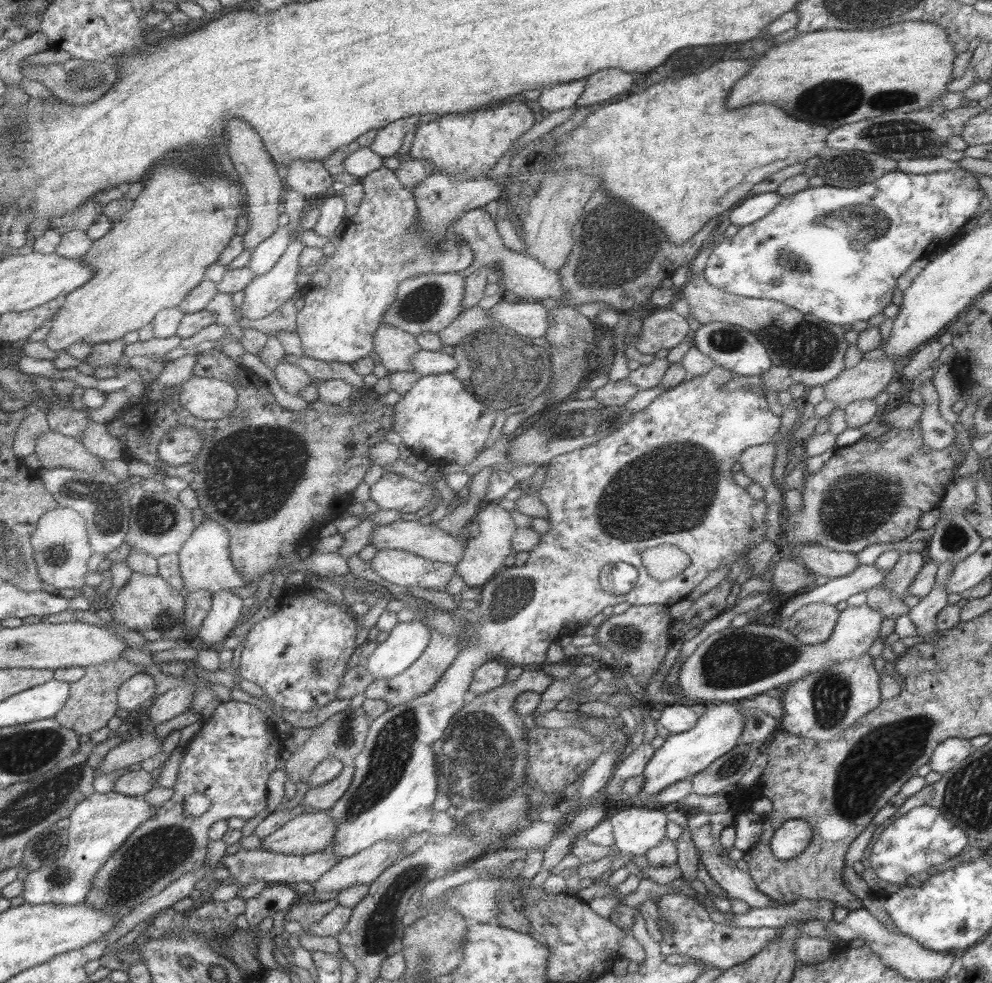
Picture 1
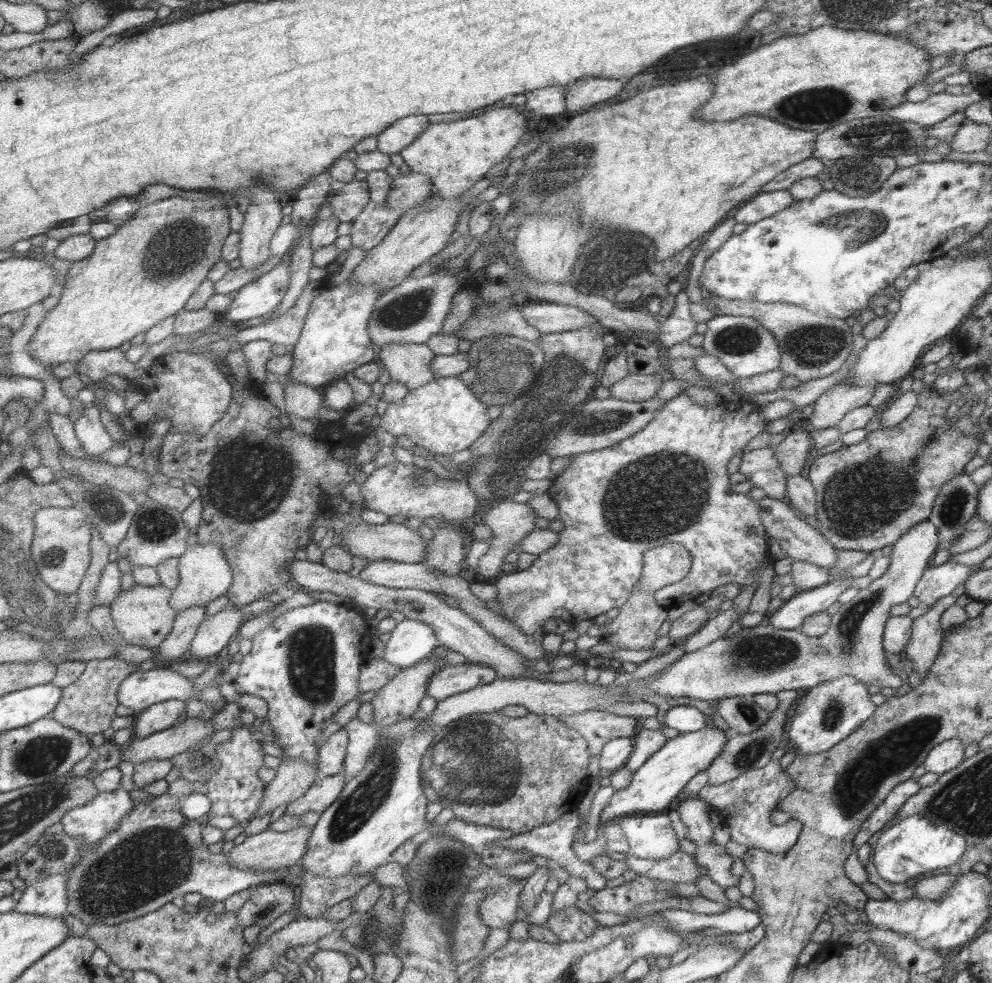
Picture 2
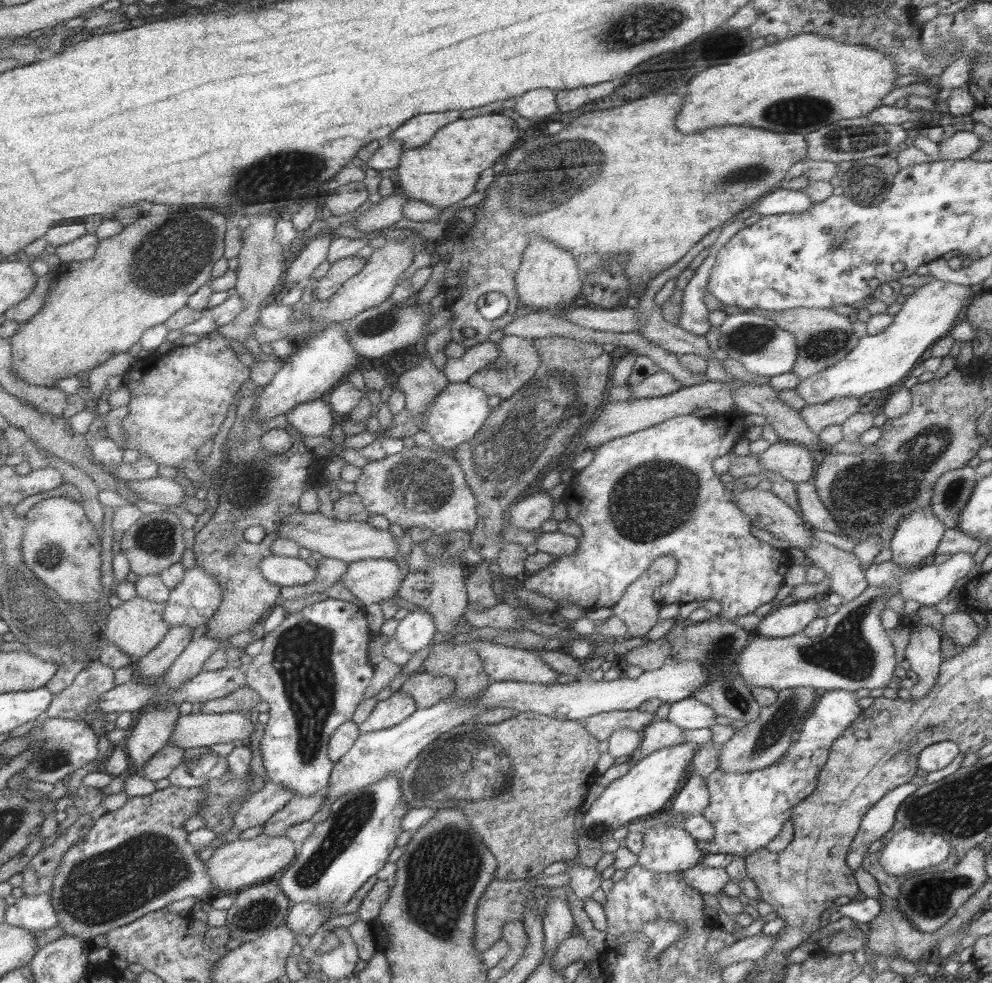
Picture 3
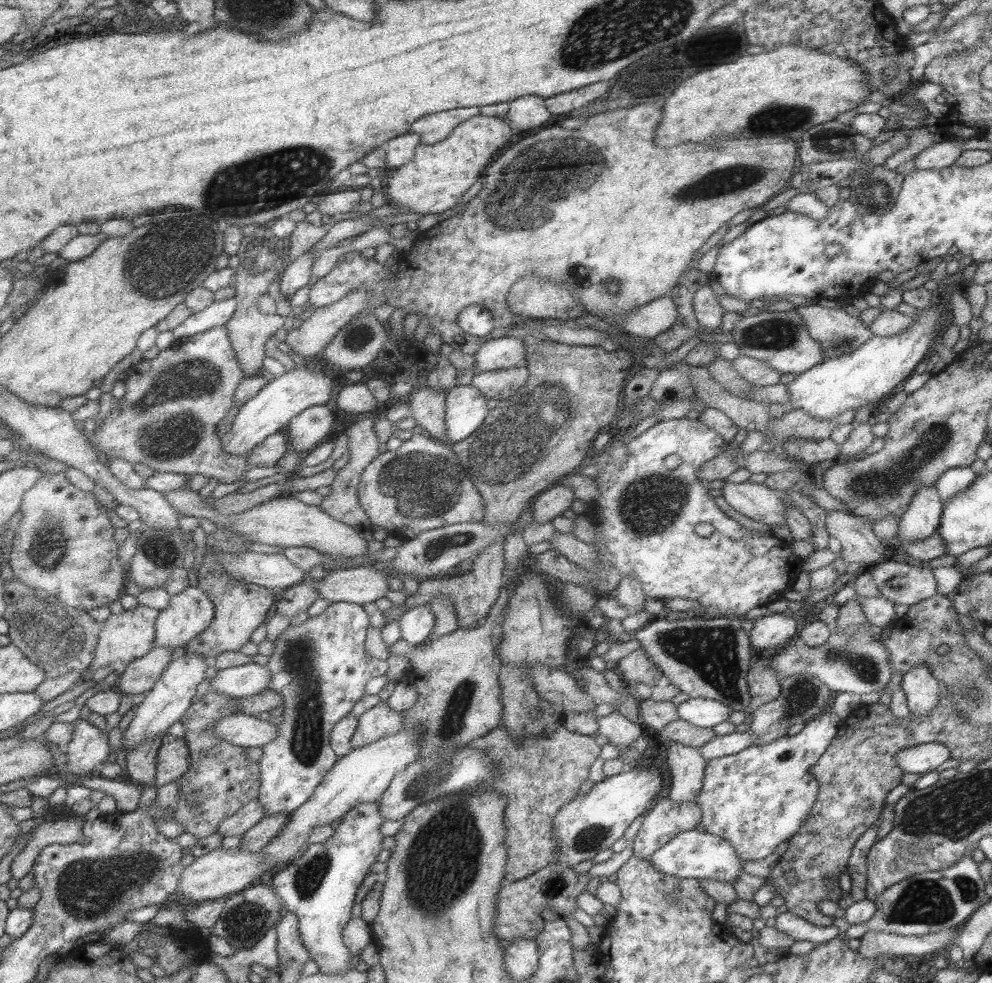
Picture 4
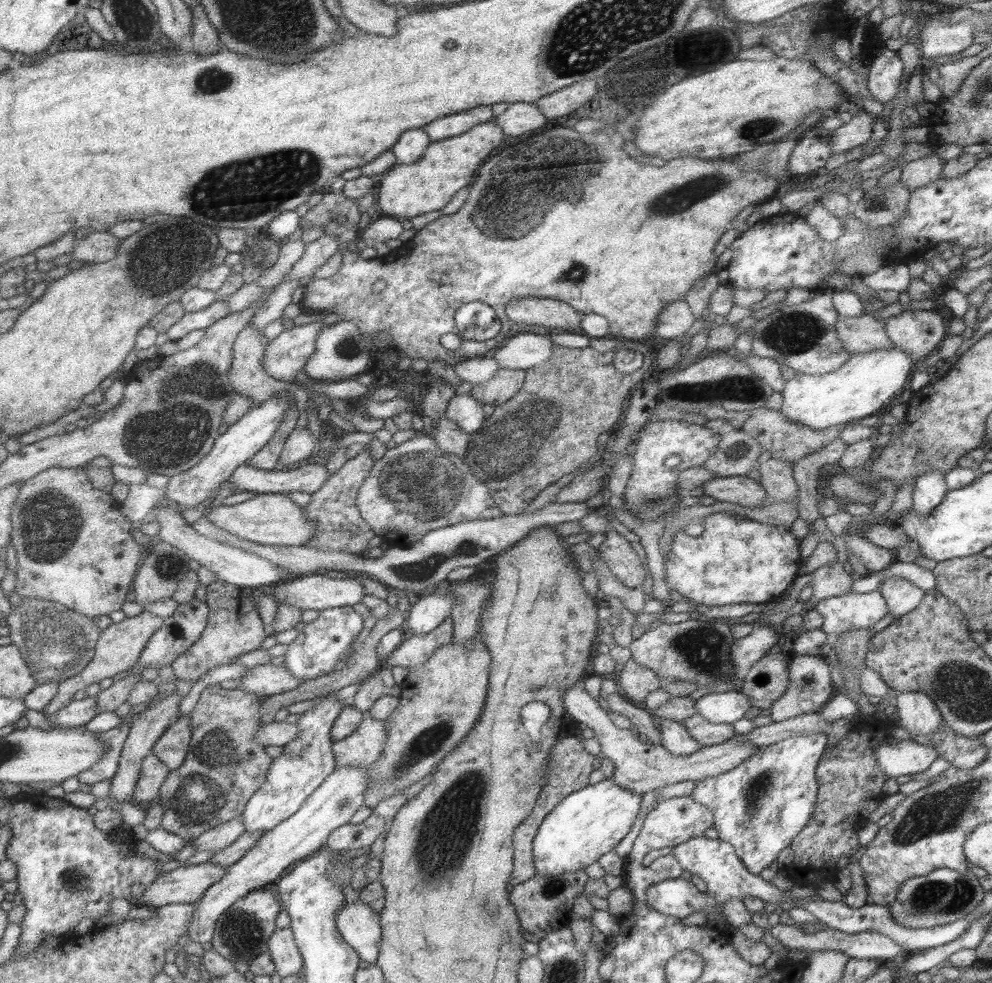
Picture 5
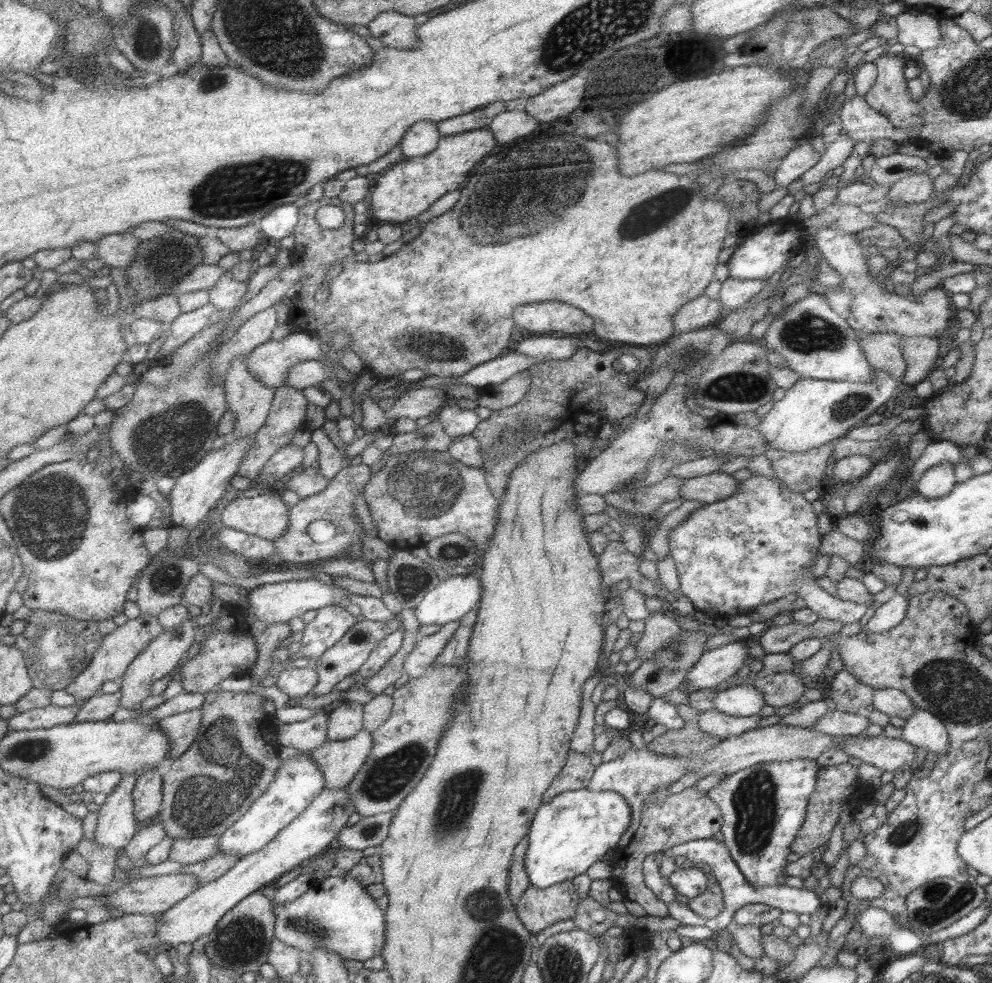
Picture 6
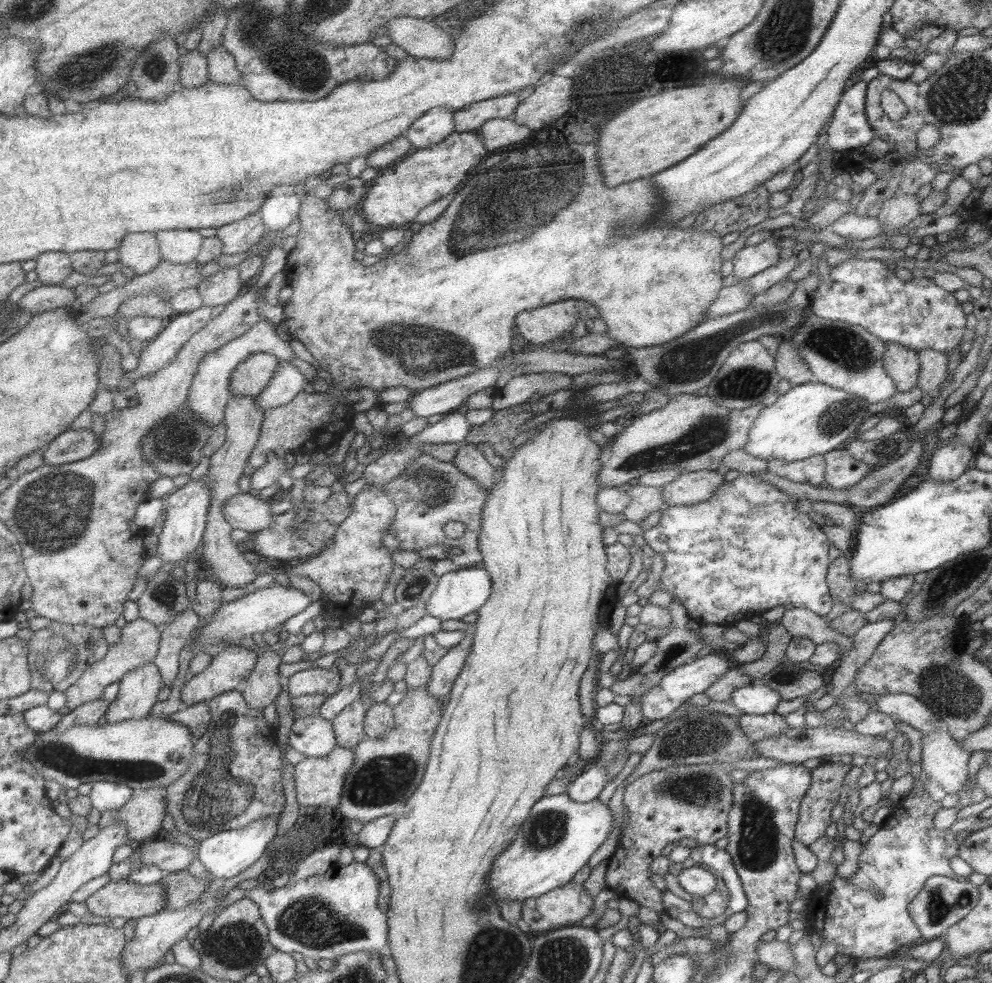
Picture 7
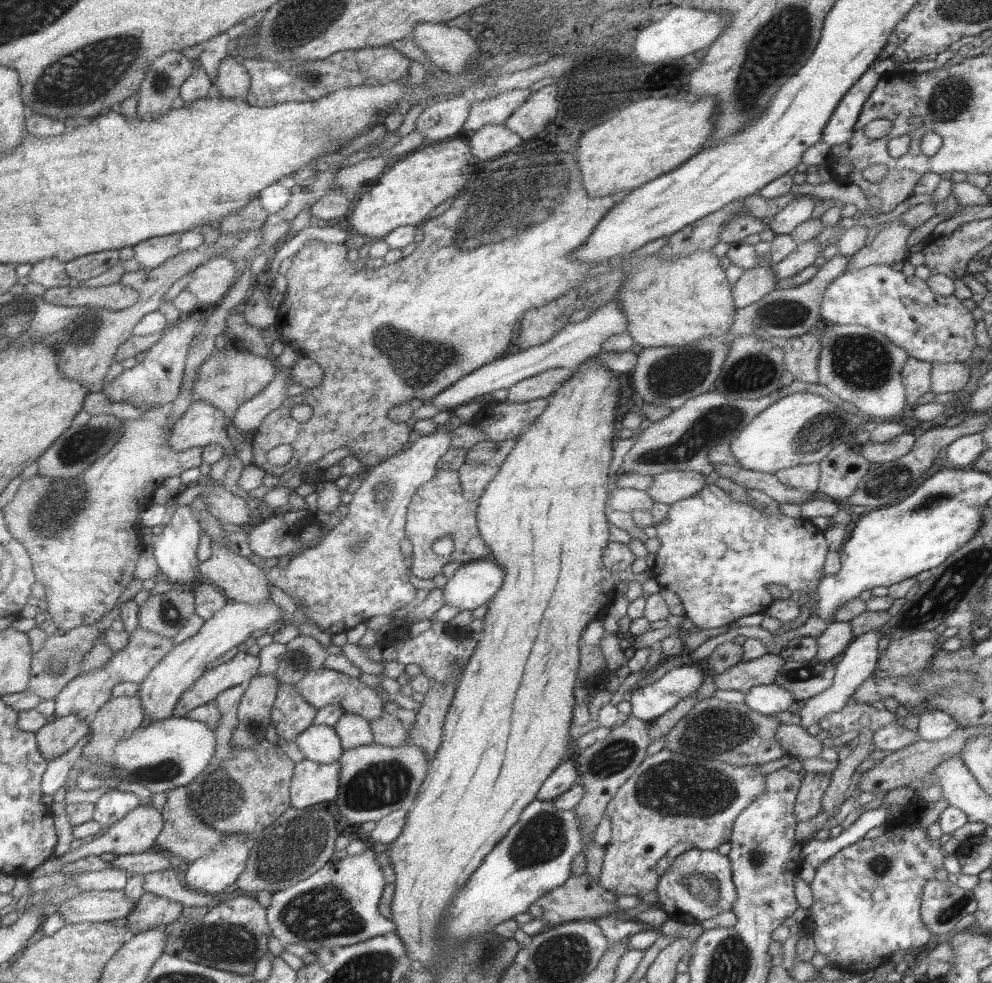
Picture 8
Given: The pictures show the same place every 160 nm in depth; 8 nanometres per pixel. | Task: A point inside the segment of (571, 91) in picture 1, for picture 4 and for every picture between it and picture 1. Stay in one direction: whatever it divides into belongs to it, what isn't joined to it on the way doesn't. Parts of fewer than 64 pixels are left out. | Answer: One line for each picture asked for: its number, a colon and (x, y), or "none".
2: (548, 101)
3: (540, 103)
4: (528, 111)

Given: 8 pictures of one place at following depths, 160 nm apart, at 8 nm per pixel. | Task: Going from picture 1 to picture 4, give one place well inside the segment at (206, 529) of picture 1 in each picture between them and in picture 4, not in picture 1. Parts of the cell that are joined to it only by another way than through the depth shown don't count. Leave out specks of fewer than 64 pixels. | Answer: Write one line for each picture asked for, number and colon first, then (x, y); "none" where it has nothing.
2: (203, 572)
3: (194, 600)
4: (189, 612)

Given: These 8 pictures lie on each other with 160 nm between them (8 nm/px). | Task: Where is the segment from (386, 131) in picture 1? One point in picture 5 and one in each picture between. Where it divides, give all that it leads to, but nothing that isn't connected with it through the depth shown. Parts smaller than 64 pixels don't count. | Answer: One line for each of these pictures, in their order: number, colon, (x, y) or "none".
2: (402, 132)
3: (415, 132)
4: (432, 128)
5: (451, 125)

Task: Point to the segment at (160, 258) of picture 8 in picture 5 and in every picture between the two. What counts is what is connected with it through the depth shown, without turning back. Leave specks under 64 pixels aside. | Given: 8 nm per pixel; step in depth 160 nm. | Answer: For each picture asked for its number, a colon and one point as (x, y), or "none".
5: (100, 246)
6: (117, 250)
7: (139, 251)

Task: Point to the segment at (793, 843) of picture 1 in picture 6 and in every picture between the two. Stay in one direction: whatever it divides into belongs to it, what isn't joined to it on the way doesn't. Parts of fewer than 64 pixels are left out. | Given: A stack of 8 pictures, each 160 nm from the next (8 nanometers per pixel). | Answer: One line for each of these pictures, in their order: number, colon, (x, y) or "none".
2: (744, 804)
3: (746, 809)
4: (755, 799)
5: (758, 807)
6: (763, 806)

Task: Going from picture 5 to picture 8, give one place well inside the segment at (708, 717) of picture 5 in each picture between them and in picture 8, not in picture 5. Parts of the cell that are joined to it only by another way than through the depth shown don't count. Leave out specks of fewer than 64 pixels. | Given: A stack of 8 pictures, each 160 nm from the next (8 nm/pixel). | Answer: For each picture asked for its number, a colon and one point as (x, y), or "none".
6: (740, 700)
7: (755, 698)
8: (767, 699)

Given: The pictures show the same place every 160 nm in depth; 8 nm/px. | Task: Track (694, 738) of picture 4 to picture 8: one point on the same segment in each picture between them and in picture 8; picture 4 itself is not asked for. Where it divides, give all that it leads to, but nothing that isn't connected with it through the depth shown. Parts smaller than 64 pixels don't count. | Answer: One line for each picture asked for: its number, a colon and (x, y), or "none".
5: (705, 733)
6: (712, 722)
7: (756, 727)
8: (792, 737)

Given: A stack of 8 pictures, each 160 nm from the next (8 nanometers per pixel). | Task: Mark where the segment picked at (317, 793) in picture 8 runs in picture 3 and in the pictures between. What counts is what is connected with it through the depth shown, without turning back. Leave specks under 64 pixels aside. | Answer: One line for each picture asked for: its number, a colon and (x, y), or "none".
3: (398, 706)
4: (379, 721)
5: (361, 748)
6: (338, 761)
7: (318, 782)

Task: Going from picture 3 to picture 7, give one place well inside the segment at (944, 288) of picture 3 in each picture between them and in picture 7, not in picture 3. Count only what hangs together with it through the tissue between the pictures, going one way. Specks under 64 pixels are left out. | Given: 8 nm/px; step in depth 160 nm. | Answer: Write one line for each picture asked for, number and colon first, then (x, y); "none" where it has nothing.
4: (879, 366)
5: (863, 383)
6: (812, 412)
7: (810, 419)

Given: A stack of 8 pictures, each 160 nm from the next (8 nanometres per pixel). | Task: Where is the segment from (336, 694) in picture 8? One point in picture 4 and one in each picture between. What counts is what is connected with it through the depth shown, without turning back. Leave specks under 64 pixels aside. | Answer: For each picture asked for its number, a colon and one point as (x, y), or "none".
4: (248, 679)
5: (266, 679)
6: (295, 682)
7: (315, 680)

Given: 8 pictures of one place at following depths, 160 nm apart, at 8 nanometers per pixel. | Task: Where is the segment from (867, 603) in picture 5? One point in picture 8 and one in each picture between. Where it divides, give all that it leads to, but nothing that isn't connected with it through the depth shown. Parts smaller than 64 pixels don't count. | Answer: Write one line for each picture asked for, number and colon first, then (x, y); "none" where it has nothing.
6: (757, 546)
7: (747, 549)
8: (715, 554)

